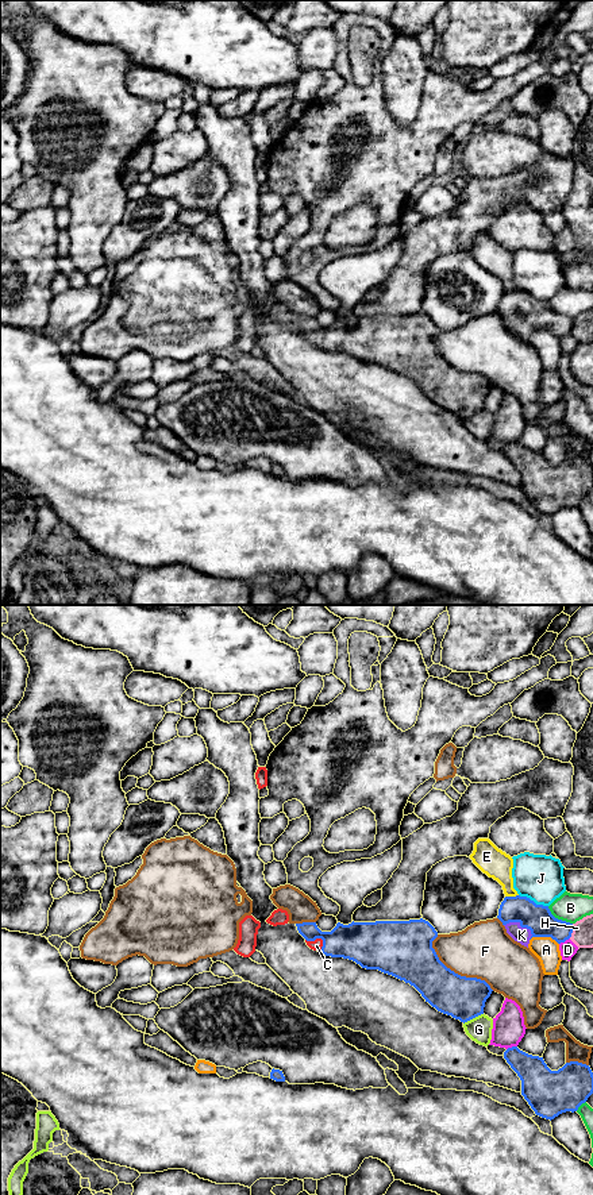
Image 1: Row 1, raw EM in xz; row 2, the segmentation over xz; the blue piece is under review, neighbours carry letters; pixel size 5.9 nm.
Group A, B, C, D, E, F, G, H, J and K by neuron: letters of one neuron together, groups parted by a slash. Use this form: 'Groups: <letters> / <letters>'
Groups: A / B / C K / D / E / F / G / H / J

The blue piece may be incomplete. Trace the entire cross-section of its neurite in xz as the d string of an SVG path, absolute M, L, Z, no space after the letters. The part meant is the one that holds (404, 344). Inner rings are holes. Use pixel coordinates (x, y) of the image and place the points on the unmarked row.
M423 313L338 317L331 327L321 327L316 317L296 321L311 344L404 375L438 406L463 419L484 409L493 386L485 375L461 371L439 355L432 343L438 327Z

